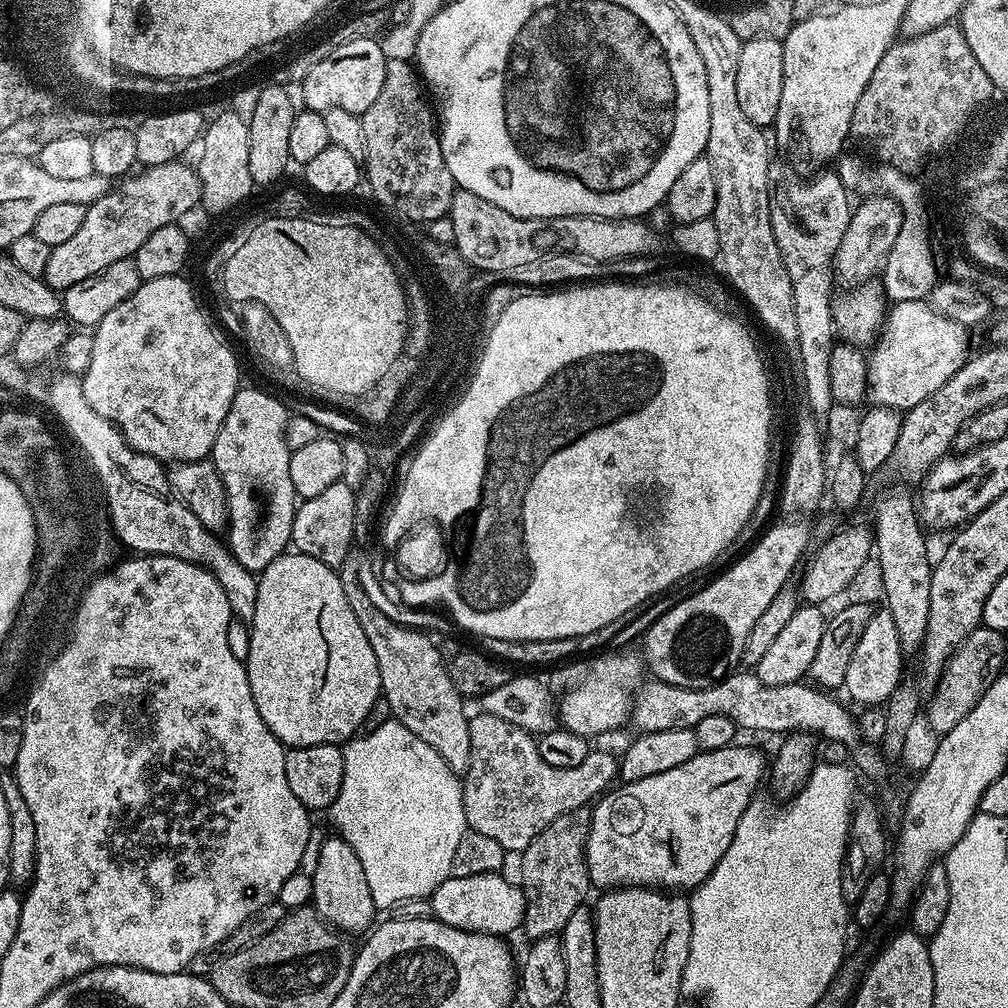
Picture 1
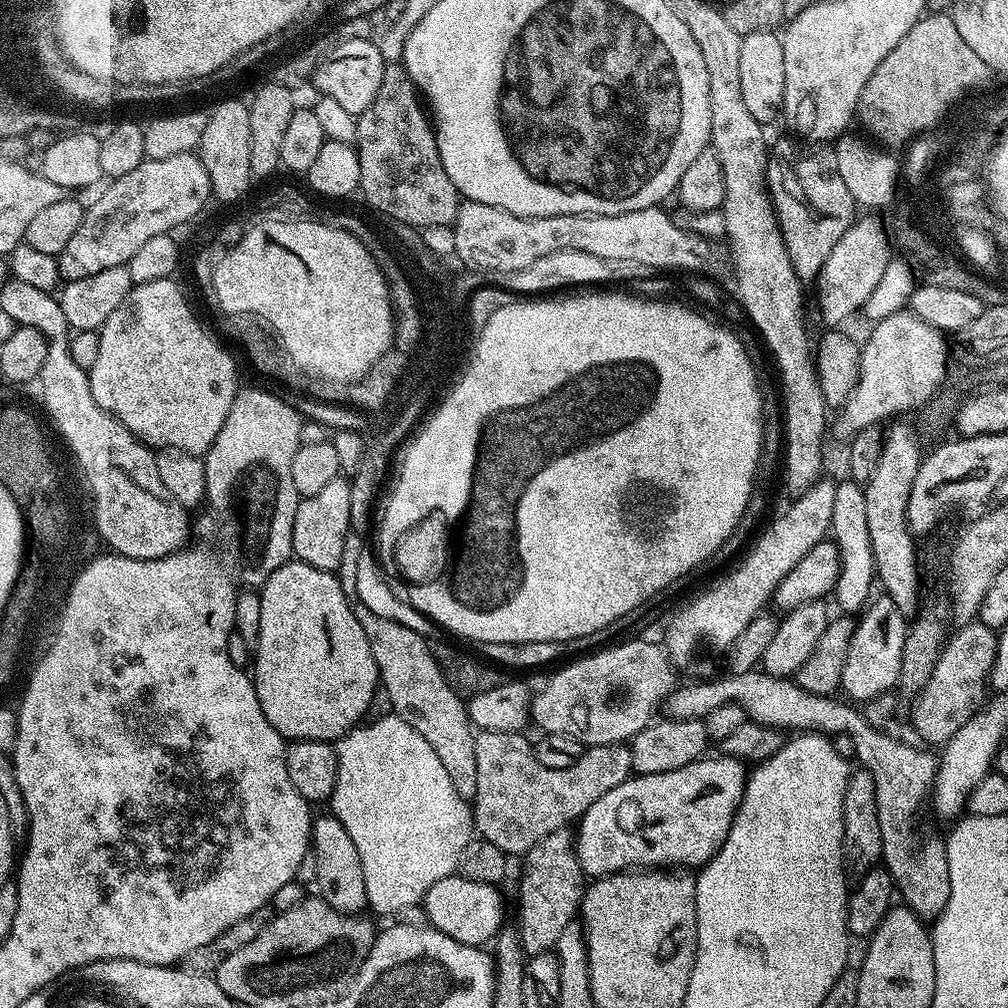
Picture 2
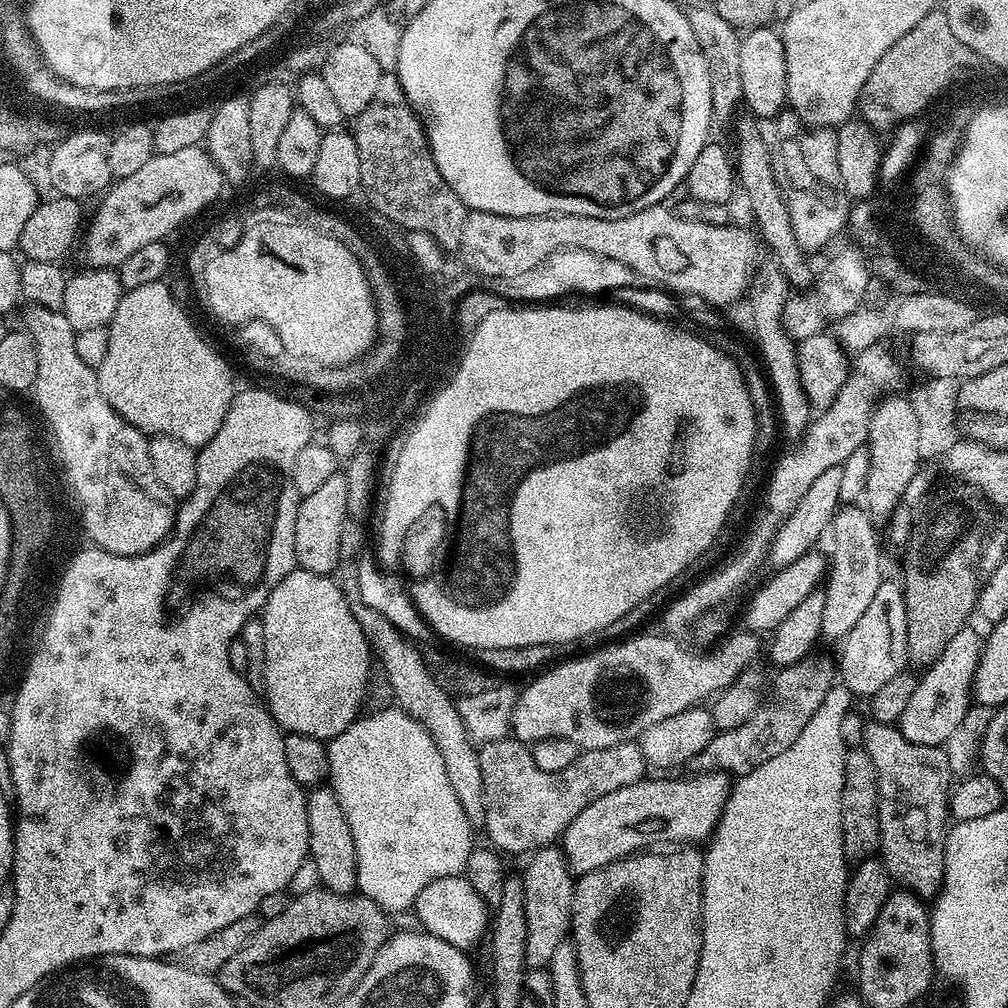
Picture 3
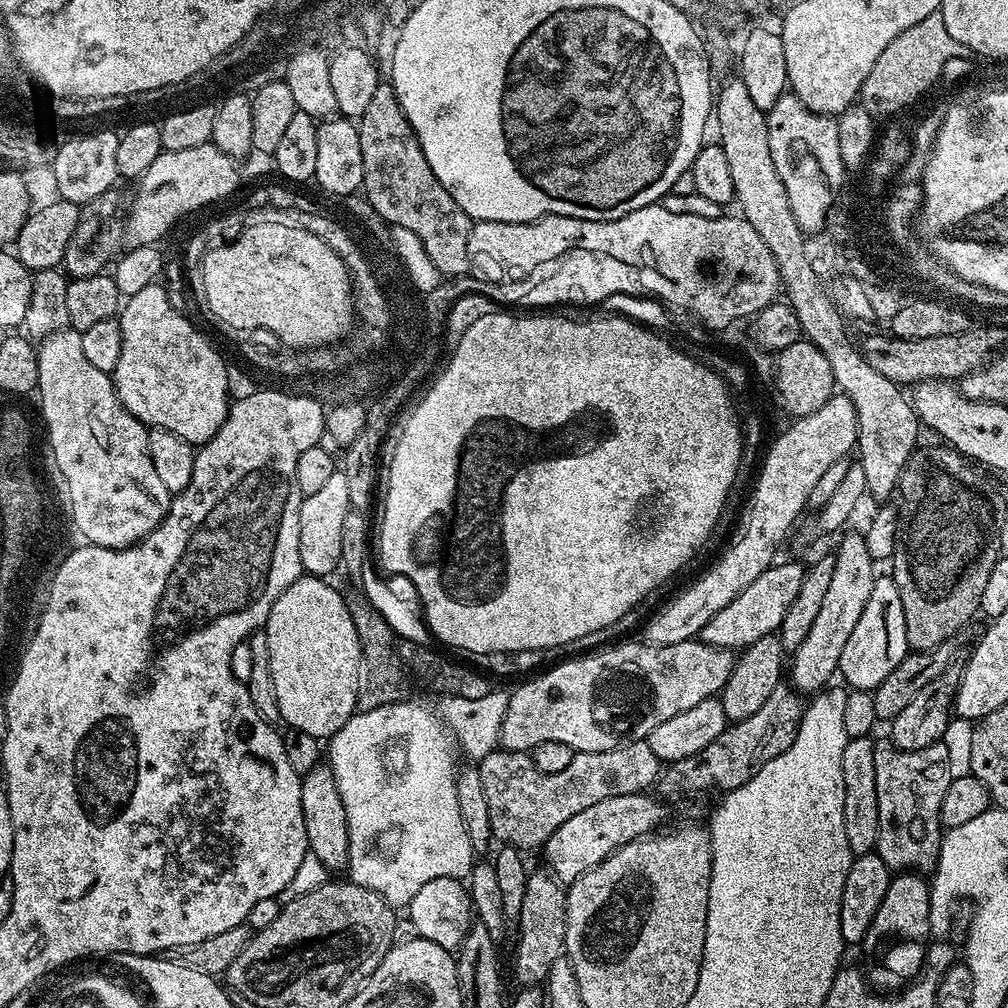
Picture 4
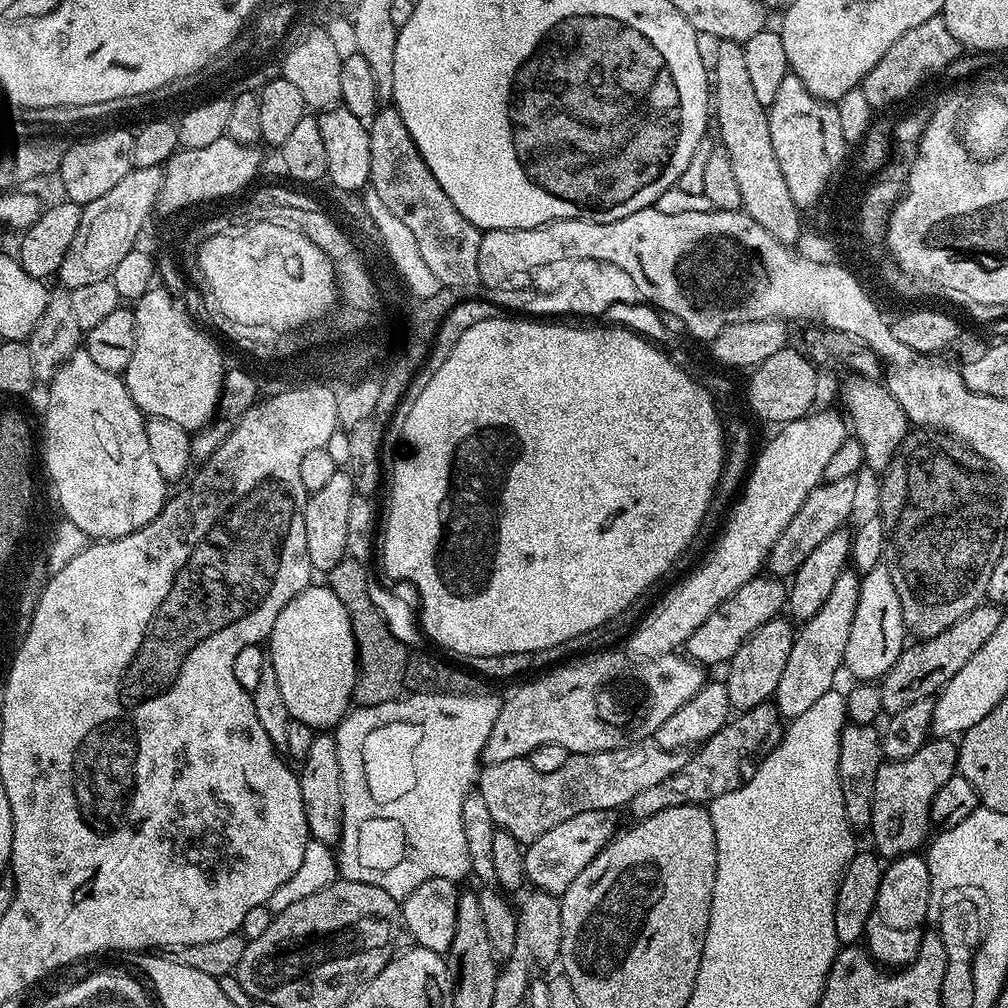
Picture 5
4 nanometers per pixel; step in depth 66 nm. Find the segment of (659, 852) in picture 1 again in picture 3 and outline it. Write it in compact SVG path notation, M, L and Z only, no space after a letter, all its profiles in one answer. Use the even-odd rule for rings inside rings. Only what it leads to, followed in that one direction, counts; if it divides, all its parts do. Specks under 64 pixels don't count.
M707 770L708 772L700 772L697 776L680 776L677 780L651 780L645 778L639 780L636 784L627 784L624 788L614 790L614 794L606 794L606 798L598 798L598 802L590 802L590 806L586 806L586 810L582 810L582 814L578 814L578 818L574 818L574 822L570 822L570 826L566 829L562 837L562 851L564 857L568 859L568 866L573 873L583 874L585 872L593 872L599 868L605 868L607 864L613 864L616 860L624 860L628 856L644 854L649 851L651 844L674 844L670 846L694 846L690 844L703 845L715 833L717 825L720 822L720 816L724 813L724 807L728 802L728 796L732 793L732 784L730 783L729 773L721 770Z

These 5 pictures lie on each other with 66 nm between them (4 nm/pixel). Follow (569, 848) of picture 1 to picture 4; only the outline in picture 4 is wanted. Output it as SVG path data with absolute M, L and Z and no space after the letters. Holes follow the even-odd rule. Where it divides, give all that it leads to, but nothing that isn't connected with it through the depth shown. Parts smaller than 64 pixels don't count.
M533 871L526 882L525 898L522 901L518 925L520 942L516 946L516 976L524 986L534 986L547 981L550 966L564 952L566 934L566 895L565 885L547 871Z

